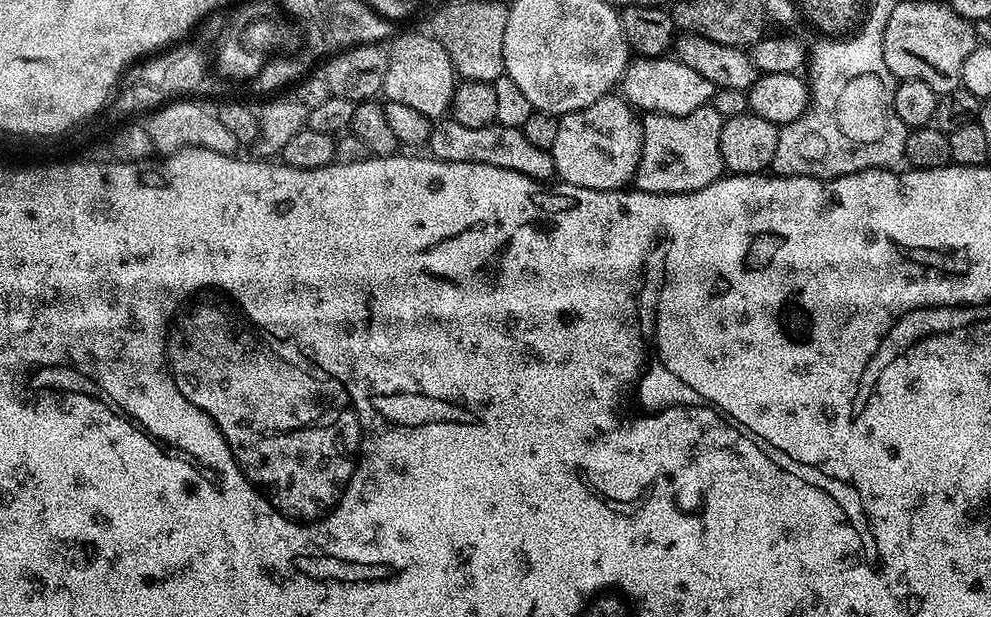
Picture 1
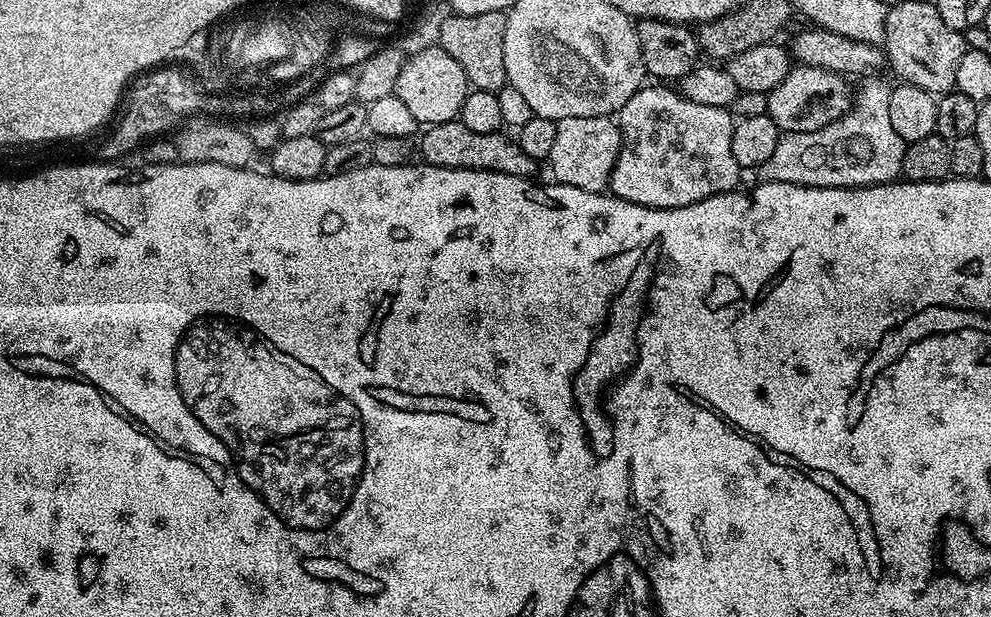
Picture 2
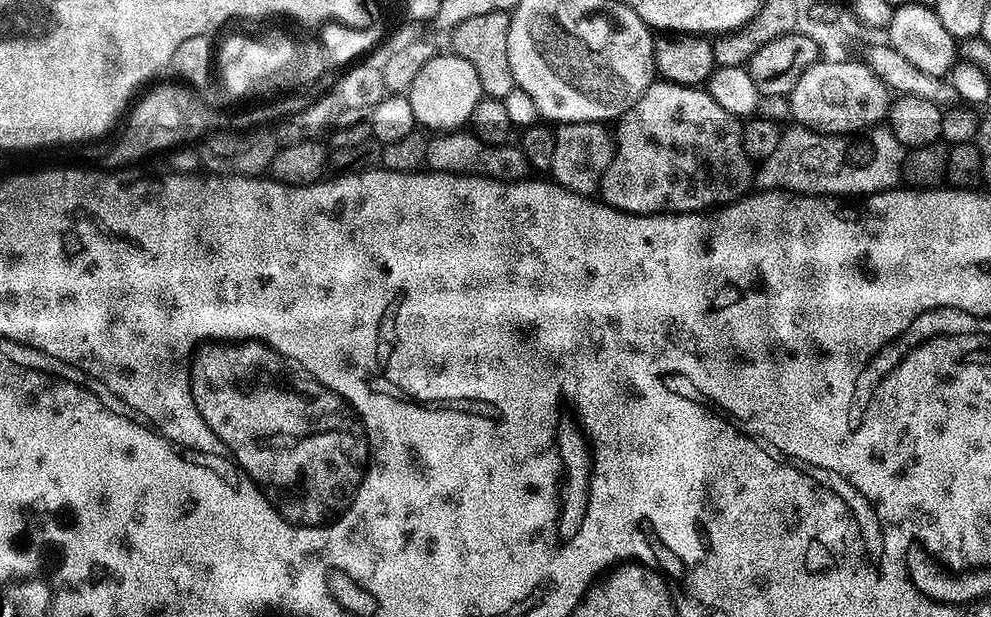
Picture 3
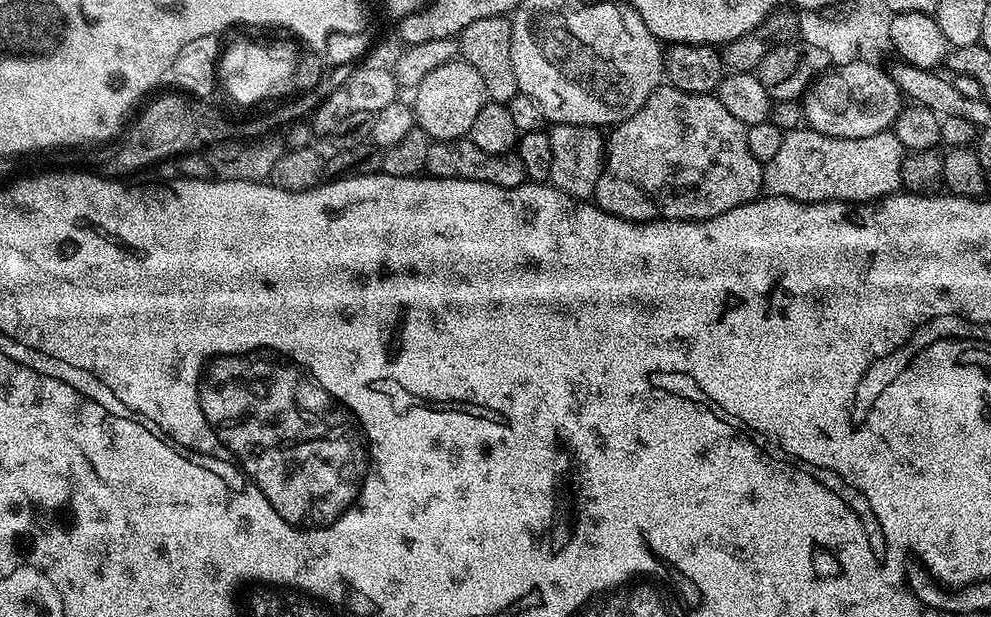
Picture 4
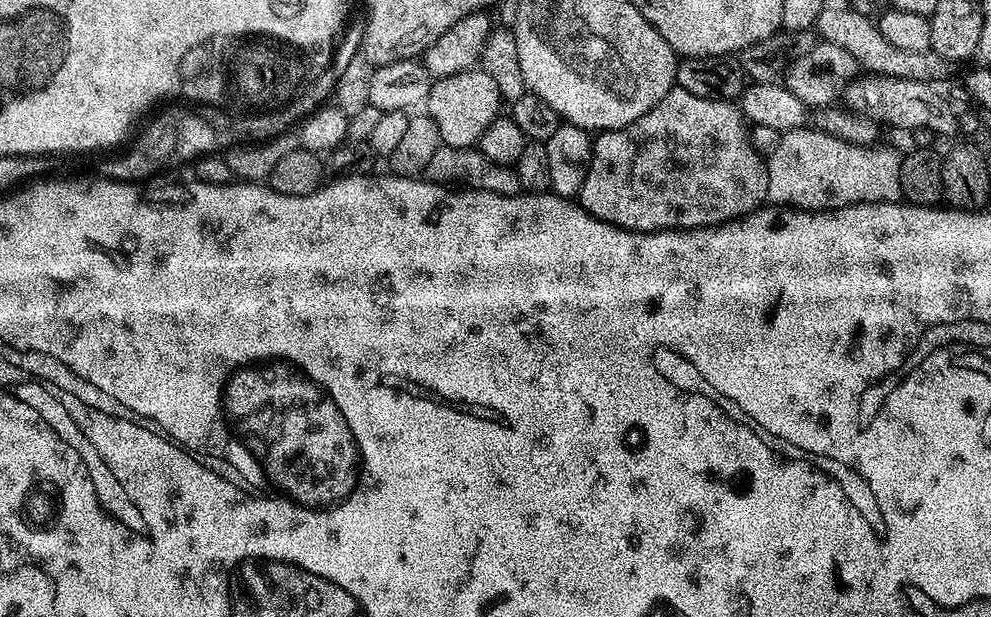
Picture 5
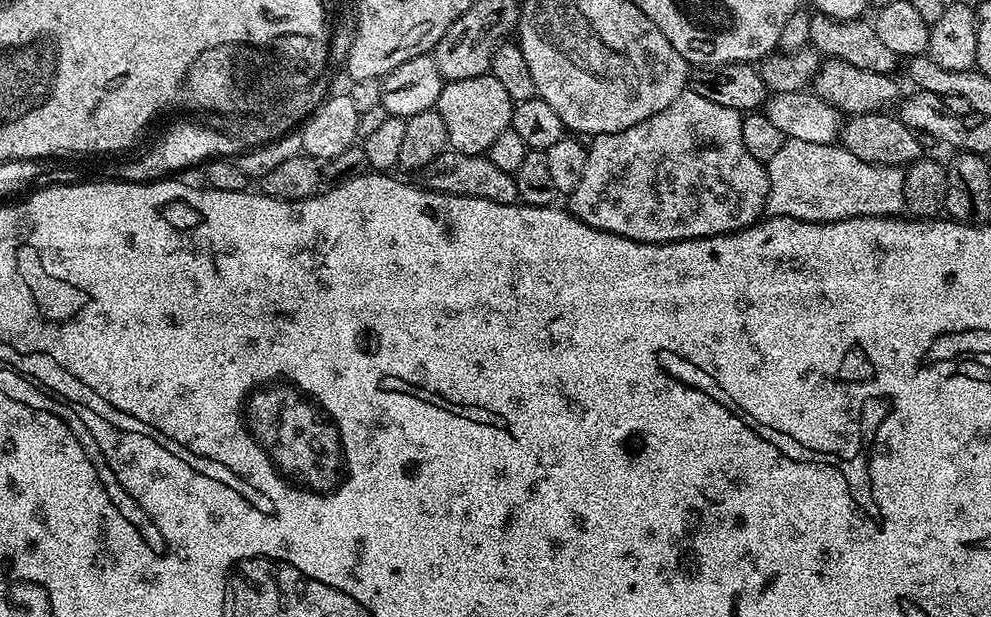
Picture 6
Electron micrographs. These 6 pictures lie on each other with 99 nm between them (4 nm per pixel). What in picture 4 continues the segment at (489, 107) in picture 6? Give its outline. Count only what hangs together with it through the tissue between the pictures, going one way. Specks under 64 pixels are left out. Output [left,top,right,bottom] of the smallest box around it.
[414,58,489,140]

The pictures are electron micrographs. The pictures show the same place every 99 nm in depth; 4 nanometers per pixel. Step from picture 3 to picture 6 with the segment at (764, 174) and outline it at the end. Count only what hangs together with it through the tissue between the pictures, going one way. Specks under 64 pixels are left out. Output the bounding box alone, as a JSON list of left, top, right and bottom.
[766,139,905,224]

